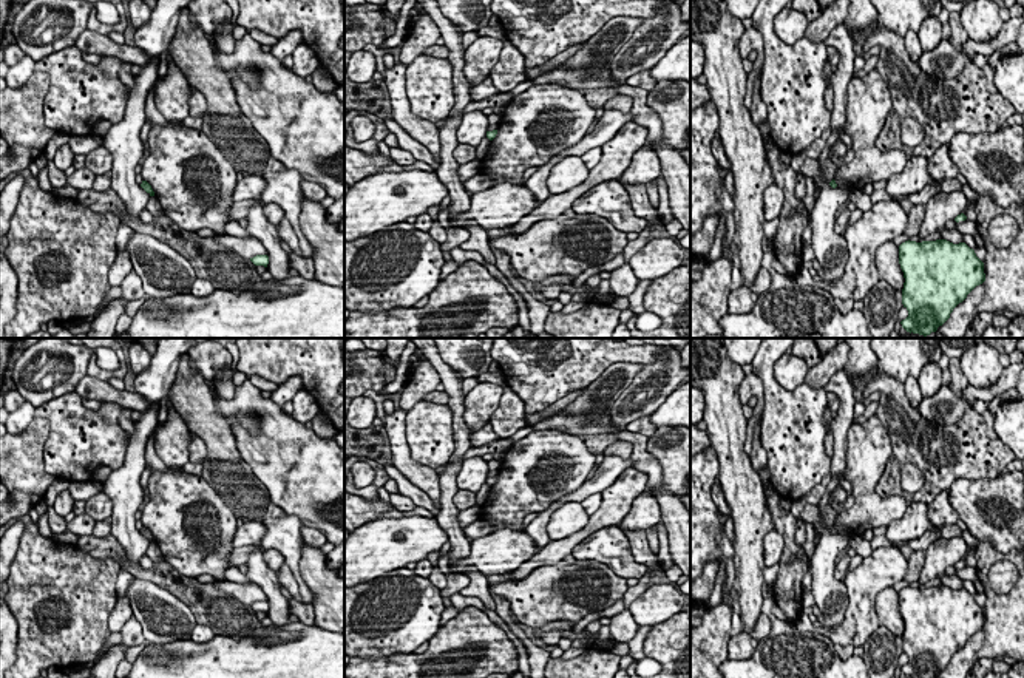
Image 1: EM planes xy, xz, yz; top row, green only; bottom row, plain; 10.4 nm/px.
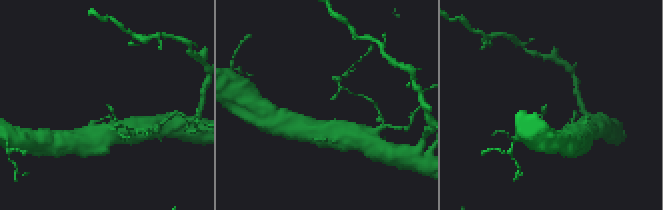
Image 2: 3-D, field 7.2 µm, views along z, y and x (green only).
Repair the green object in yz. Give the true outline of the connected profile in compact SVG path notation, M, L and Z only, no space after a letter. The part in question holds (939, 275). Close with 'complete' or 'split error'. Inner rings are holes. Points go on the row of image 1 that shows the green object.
M908 239L899 246L899 264L905 278L902 304L908 310L900 324L924 337L936 332L953 309L985 281L984 263L965 242Z; complete

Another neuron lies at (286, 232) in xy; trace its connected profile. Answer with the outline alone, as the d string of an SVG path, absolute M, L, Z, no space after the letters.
M283 218L276 225L280 239L284 241L298 256L301 255L298 236L287 218Z

